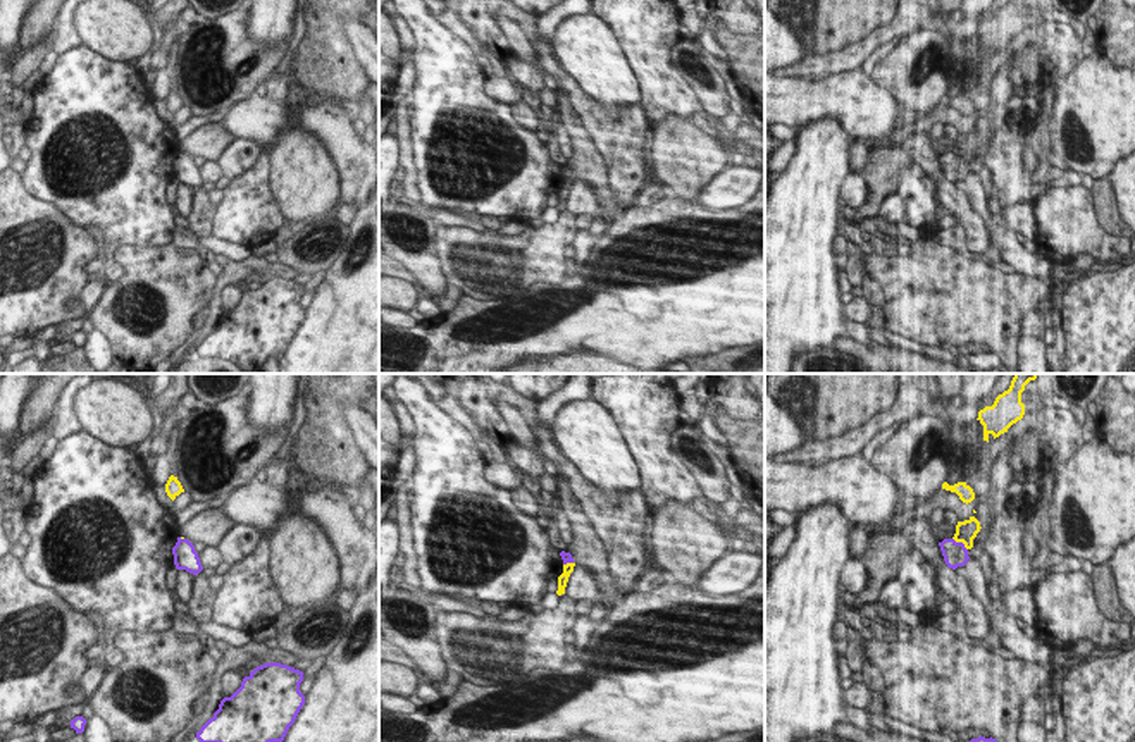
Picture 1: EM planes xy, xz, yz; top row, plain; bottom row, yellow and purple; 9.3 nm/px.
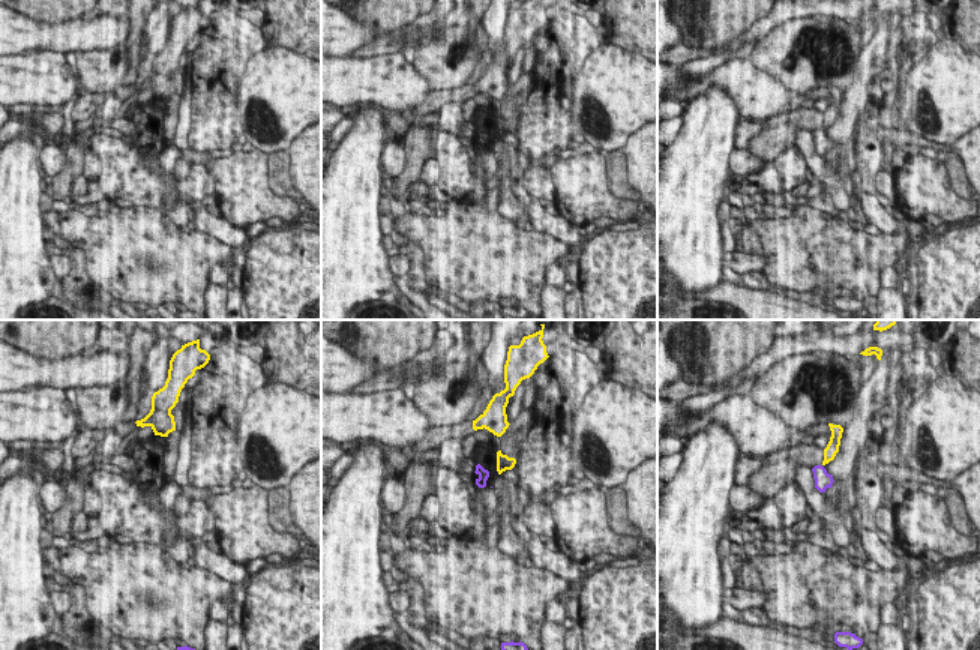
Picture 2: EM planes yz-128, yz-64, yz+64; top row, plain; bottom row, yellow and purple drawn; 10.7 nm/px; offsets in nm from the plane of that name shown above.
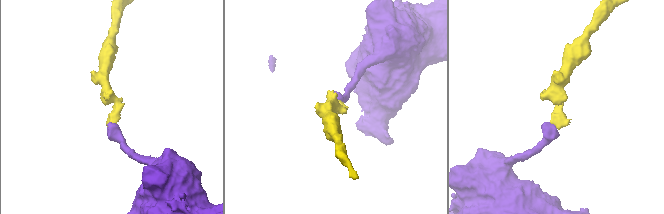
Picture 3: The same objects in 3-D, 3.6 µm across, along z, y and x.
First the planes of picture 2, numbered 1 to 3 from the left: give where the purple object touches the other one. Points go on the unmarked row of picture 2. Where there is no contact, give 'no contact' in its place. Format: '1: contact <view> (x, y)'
1: no contact
2: no contact
3: no contact

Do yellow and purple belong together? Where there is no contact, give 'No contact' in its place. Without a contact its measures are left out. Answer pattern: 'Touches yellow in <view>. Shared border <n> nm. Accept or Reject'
Touches yellow in yz. Shared border 190 nm. Reject.

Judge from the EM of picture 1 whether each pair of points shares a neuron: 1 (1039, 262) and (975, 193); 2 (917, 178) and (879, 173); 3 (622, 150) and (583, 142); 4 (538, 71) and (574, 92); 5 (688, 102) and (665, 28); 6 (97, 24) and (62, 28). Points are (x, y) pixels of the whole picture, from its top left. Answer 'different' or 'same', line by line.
1: same
2: different
3: different
4: different
5: same
6: different

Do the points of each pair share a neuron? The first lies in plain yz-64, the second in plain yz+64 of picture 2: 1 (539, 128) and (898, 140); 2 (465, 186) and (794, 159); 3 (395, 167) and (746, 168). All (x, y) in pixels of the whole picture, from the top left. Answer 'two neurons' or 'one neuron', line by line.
1: two neurons
2: one neuron
3: one neuron

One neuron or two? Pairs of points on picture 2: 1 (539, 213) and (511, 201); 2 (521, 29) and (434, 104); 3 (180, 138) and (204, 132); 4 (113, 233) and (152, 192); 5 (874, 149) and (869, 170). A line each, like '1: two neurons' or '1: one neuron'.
1: two neurons
2: one neuron
3: two neurons
4: two neurons
5: one neuron

